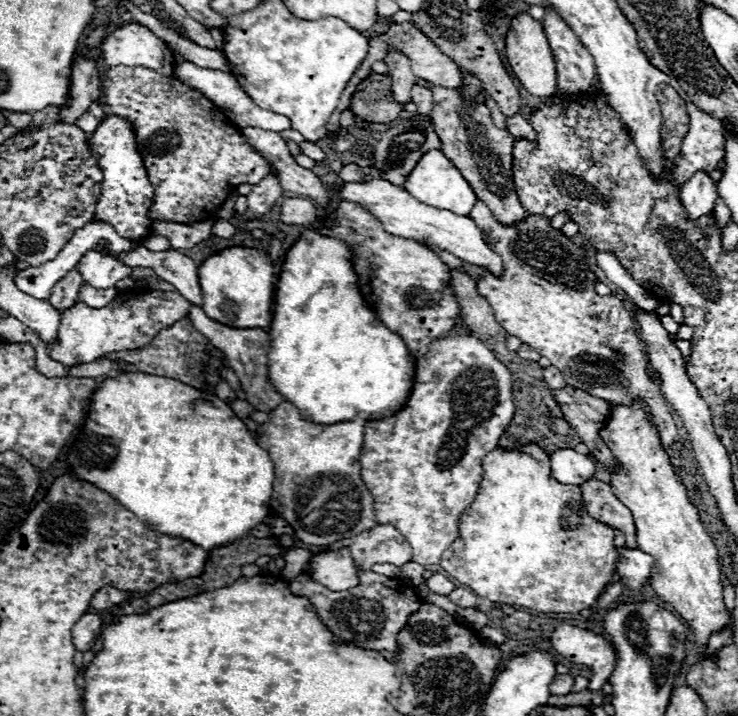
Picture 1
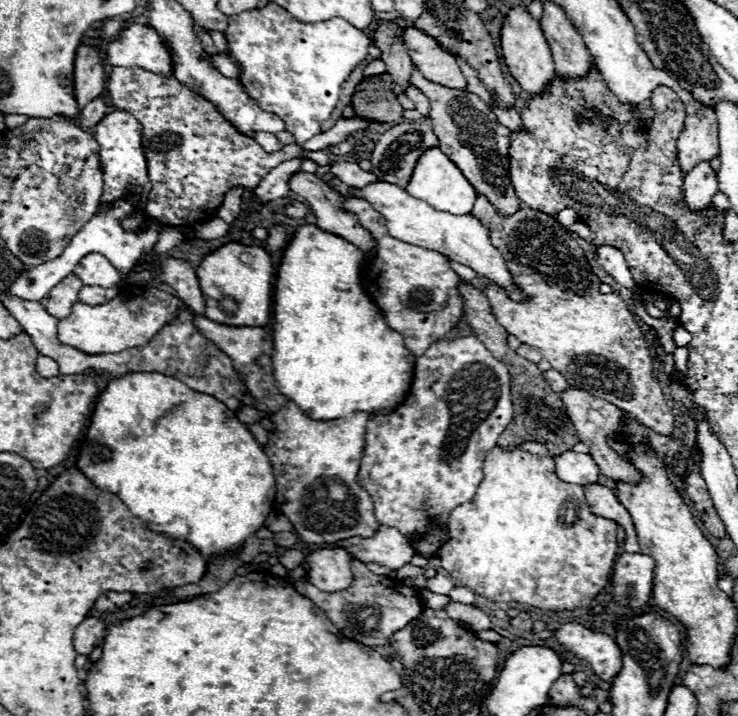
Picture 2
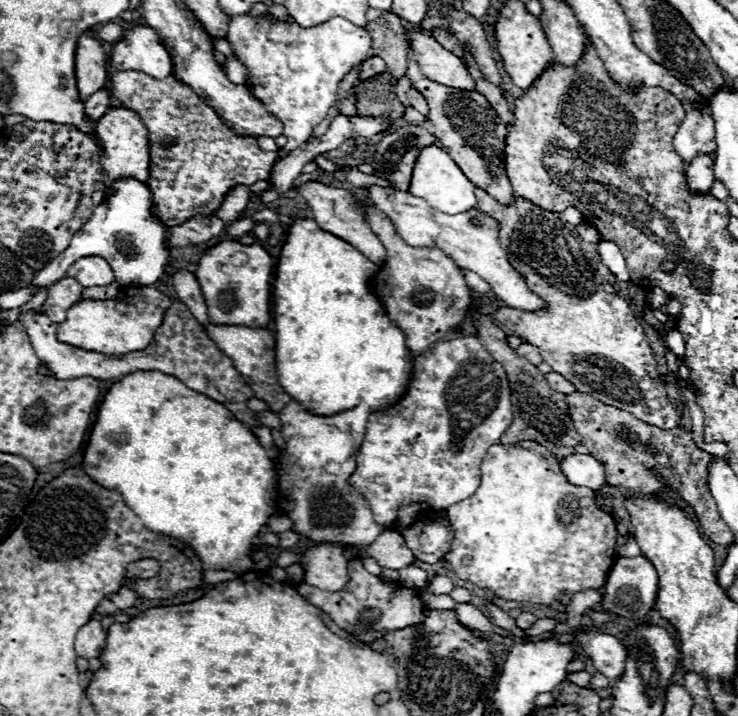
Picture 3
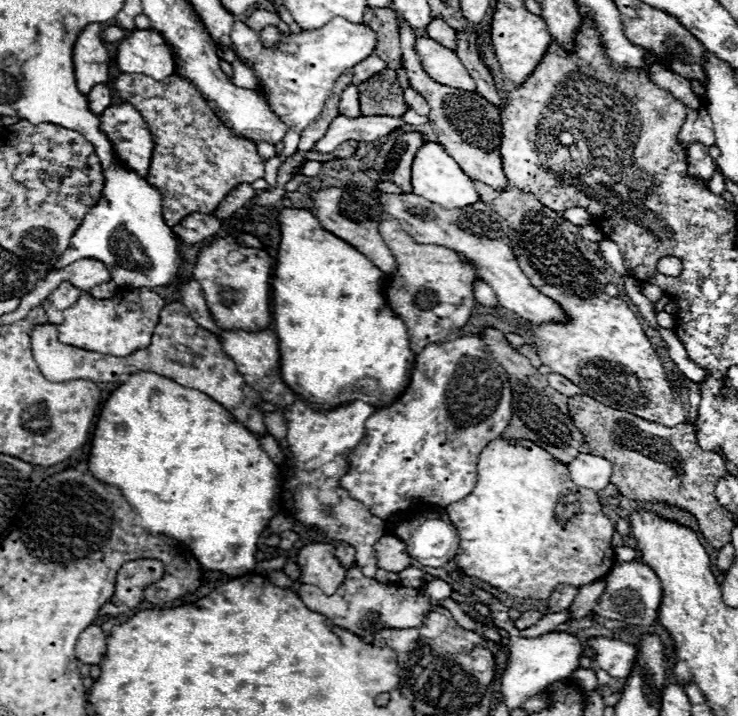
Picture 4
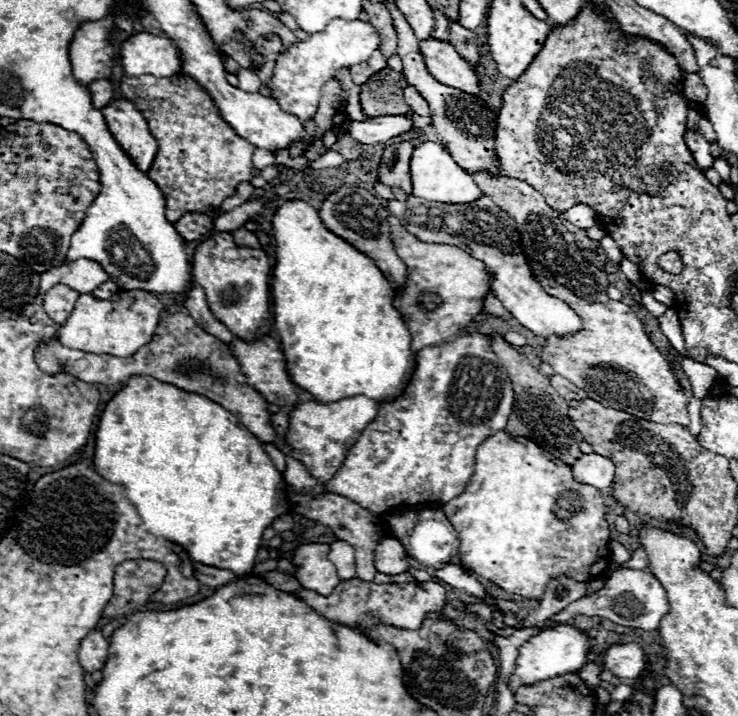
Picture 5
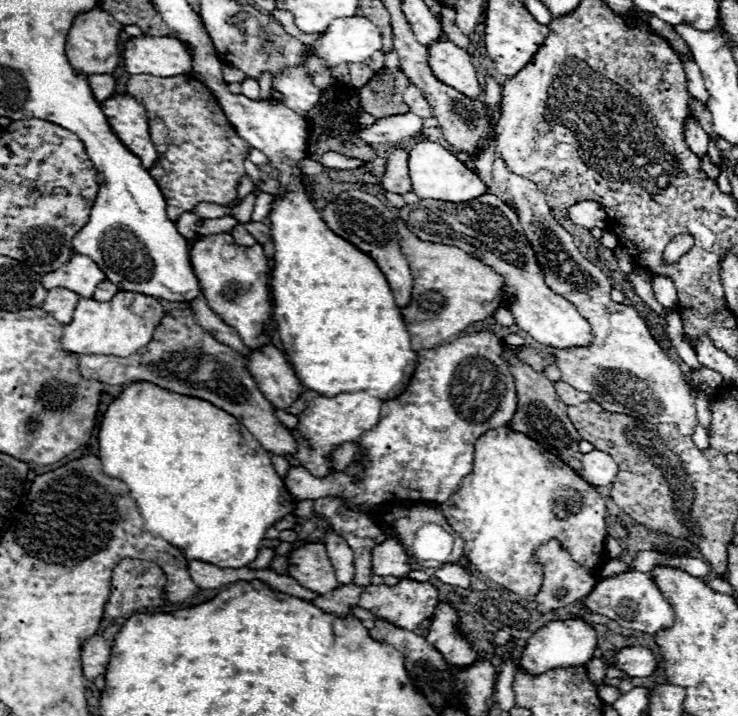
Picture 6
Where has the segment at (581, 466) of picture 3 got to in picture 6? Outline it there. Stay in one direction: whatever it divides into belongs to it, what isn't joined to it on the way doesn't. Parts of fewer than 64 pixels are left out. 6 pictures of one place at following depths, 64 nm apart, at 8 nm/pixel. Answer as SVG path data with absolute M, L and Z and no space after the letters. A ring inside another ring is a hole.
M592 450L582 456L582 470L584 470L584 478L590 480L592 484L608 486L614 482L616 474L618 474L618 464L614 462L614 458L610 454Z

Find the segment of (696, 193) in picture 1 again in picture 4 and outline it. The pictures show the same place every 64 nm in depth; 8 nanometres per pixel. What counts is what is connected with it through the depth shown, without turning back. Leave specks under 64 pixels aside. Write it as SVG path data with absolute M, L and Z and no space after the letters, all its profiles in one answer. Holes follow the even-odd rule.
M692 142L692 146L688 148L688 158L690 158L690 174L708 182L716 170L716 162L710 158L708 148L700 142Z

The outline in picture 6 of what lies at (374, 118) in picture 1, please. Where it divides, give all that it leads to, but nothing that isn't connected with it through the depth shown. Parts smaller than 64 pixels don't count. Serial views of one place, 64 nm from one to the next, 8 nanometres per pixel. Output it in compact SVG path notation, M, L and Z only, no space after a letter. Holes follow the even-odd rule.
M382 68L368 80L366 86L358 90L358 98L362 108L376 120L394 114L406 114L410 108L404 104L402 94L408 86L410 82L402 70Z

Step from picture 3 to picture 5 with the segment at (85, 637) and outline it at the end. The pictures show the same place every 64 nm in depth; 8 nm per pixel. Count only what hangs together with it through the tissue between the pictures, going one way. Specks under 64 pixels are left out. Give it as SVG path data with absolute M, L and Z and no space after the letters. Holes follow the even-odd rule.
M96 630L92 634L88 634L88 638L82 640L82 644L80 644L78 658L80 658L80 666L86 672L102 670L102 666L108 658L108 642L104 640L104 636Z

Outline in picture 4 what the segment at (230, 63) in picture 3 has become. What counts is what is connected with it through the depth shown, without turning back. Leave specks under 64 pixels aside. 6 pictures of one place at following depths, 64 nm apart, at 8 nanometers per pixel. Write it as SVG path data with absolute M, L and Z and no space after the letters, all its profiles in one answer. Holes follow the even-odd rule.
M236 60L236 62L232 64L232 68L234 68L234 78L232 78L232 82L234 82L238 88L258 90L258 78L256 78L256 74L254 74L244 62Z

